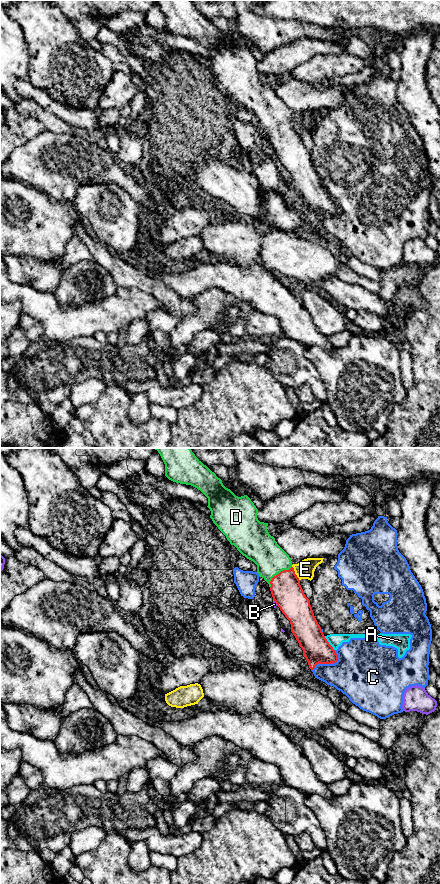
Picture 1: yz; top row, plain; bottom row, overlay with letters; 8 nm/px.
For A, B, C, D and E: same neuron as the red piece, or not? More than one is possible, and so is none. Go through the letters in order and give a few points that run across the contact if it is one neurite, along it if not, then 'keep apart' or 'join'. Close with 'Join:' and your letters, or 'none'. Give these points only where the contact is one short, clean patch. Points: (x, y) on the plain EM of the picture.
A: line yz (324, 188), (334, 202); keep apart
B: keep apart
C: keep apart
D: line yz (287, 145), (282, 131), (277, 126), (276, 119), (261, 100); join
E: line yz (292, 118), (299, 132); keep apart
Join: D

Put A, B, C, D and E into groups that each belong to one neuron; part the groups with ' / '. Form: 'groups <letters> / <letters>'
groups A C / B / D / E

